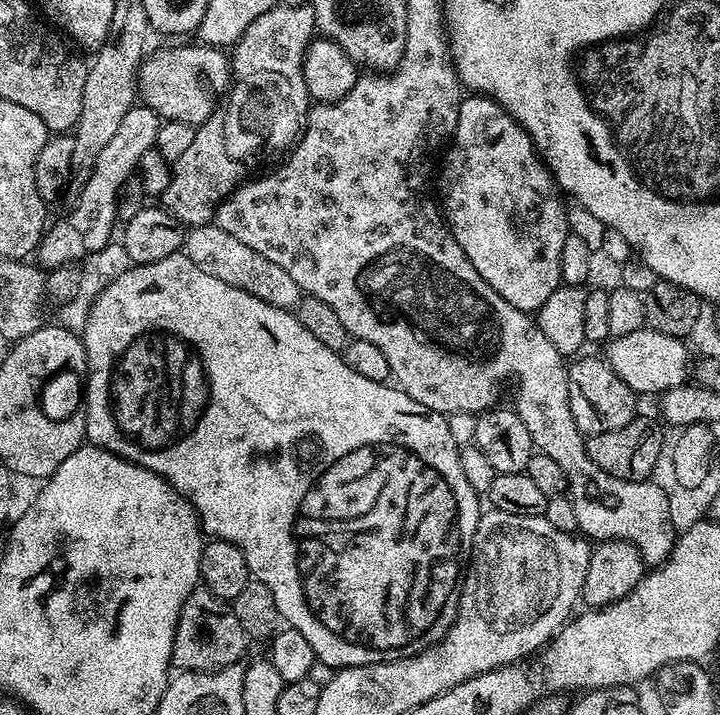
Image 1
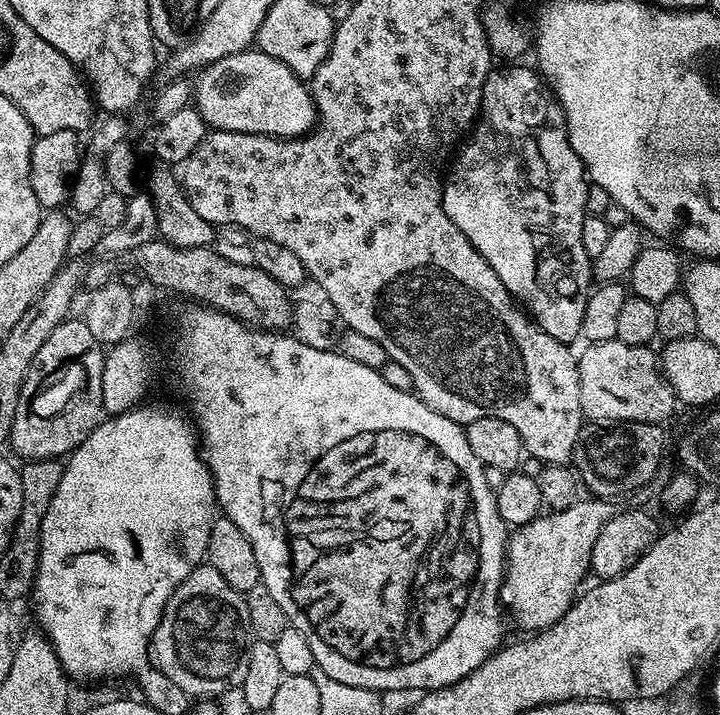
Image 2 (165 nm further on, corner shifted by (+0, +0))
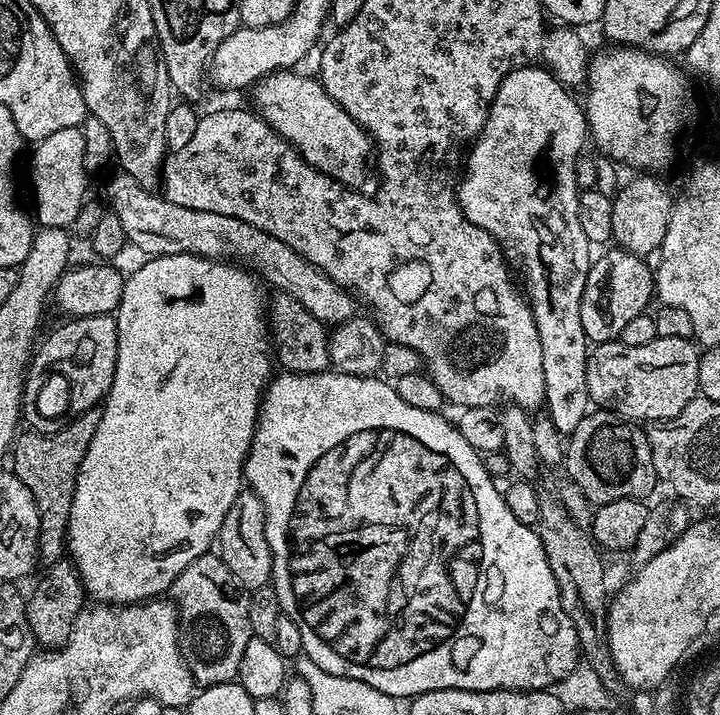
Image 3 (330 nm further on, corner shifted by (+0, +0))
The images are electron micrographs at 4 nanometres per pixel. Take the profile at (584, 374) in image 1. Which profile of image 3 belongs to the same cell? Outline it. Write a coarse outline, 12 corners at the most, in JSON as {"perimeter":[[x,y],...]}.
{"perimeter":[[657,336],[595,345],[589,401],[633,422],[700,391],[701,349]]}

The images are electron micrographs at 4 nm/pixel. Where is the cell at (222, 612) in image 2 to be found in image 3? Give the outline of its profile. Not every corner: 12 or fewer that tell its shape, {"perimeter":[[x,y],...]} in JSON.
{"perimeter":[[218,554],[174,578],[180,646],[197,685],[235,681],[249,593]]}

